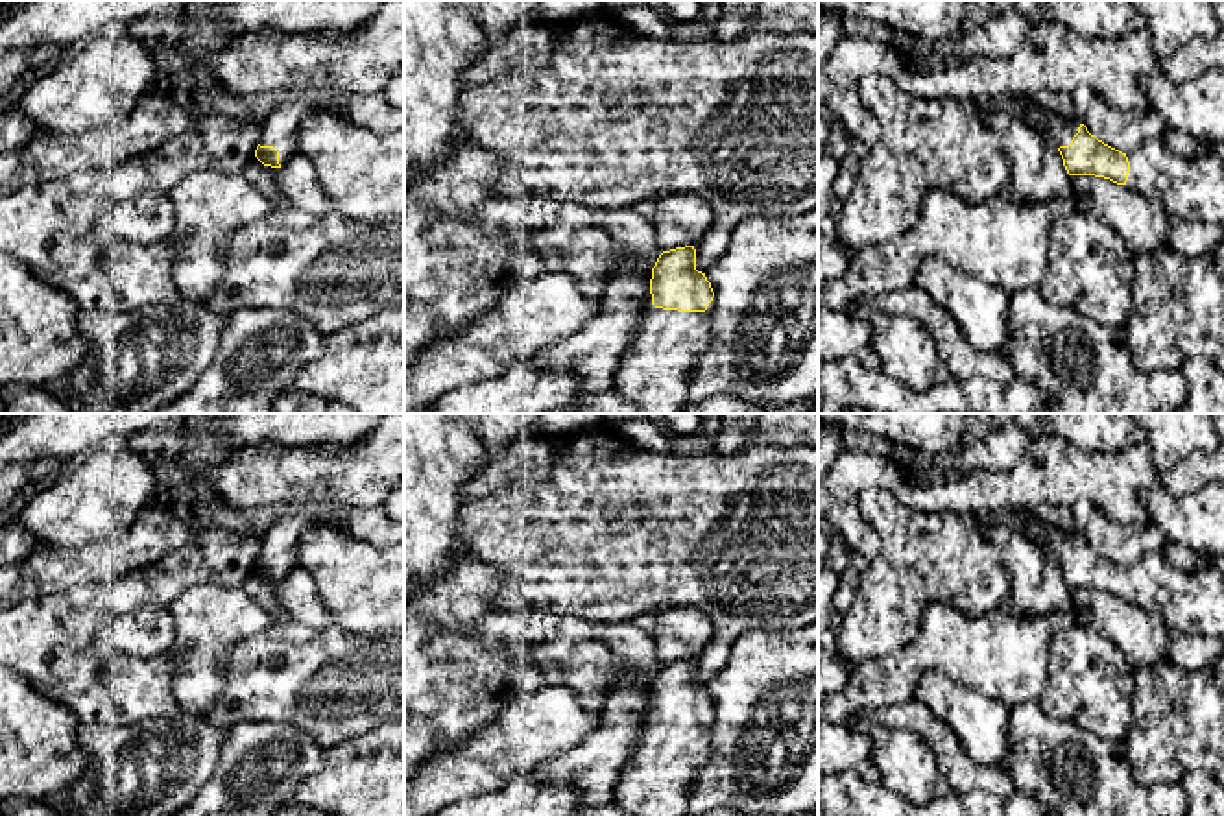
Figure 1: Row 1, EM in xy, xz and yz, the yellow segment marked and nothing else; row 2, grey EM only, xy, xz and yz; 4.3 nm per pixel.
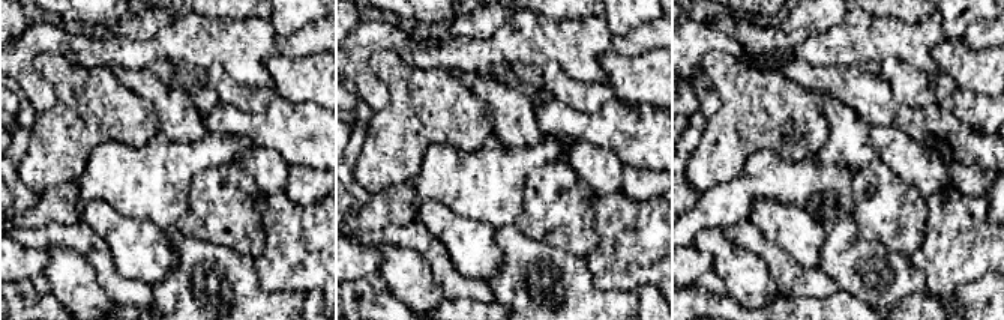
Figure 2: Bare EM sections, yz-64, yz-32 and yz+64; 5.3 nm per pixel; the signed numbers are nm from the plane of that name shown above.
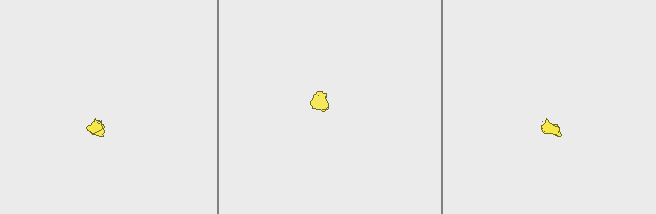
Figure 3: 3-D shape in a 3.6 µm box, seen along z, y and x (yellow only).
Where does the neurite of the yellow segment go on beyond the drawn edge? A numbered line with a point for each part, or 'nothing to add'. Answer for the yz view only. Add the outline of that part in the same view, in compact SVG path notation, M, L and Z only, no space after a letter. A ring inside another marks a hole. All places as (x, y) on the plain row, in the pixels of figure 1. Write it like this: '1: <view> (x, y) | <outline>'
1: yz (1053, 530) | M1008 510L1004 513L978 511L975 515L969 515L967 519L975 526L978 522L1004 524L1021 532L1028 539L1041 541L1056 561L1069 559L1082 537L1067 522L1063 515L1049 511L1025 511L1025 510Z
2: yz (1188, 600) | M1161 550L1126 567L1126 602L1158 613L1169 630L1211 635L1224 641L1224 572L1202 563L1185 570L1167 561Z

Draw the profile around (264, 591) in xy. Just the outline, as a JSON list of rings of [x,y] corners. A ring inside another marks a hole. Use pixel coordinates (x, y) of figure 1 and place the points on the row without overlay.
[[[255,569],[246,576],[244,585],[246,593],[257,600],[273,620],[288,622],[292,617],[284,611],[277,587],[279,582],[264,580]]]

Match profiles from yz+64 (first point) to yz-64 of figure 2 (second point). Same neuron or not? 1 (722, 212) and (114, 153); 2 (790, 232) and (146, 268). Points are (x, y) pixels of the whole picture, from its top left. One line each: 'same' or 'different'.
1: same
2: same

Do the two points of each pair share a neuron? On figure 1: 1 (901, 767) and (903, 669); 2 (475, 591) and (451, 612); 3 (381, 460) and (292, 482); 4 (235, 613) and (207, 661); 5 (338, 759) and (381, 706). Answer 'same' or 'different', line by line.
1: different
2: same
3: same
4: same
5: different

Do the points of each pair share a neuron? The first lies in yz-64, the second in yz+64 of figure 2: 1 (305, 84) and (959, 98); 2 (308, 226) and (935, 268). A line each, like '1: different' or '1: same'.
1: different
2: same

